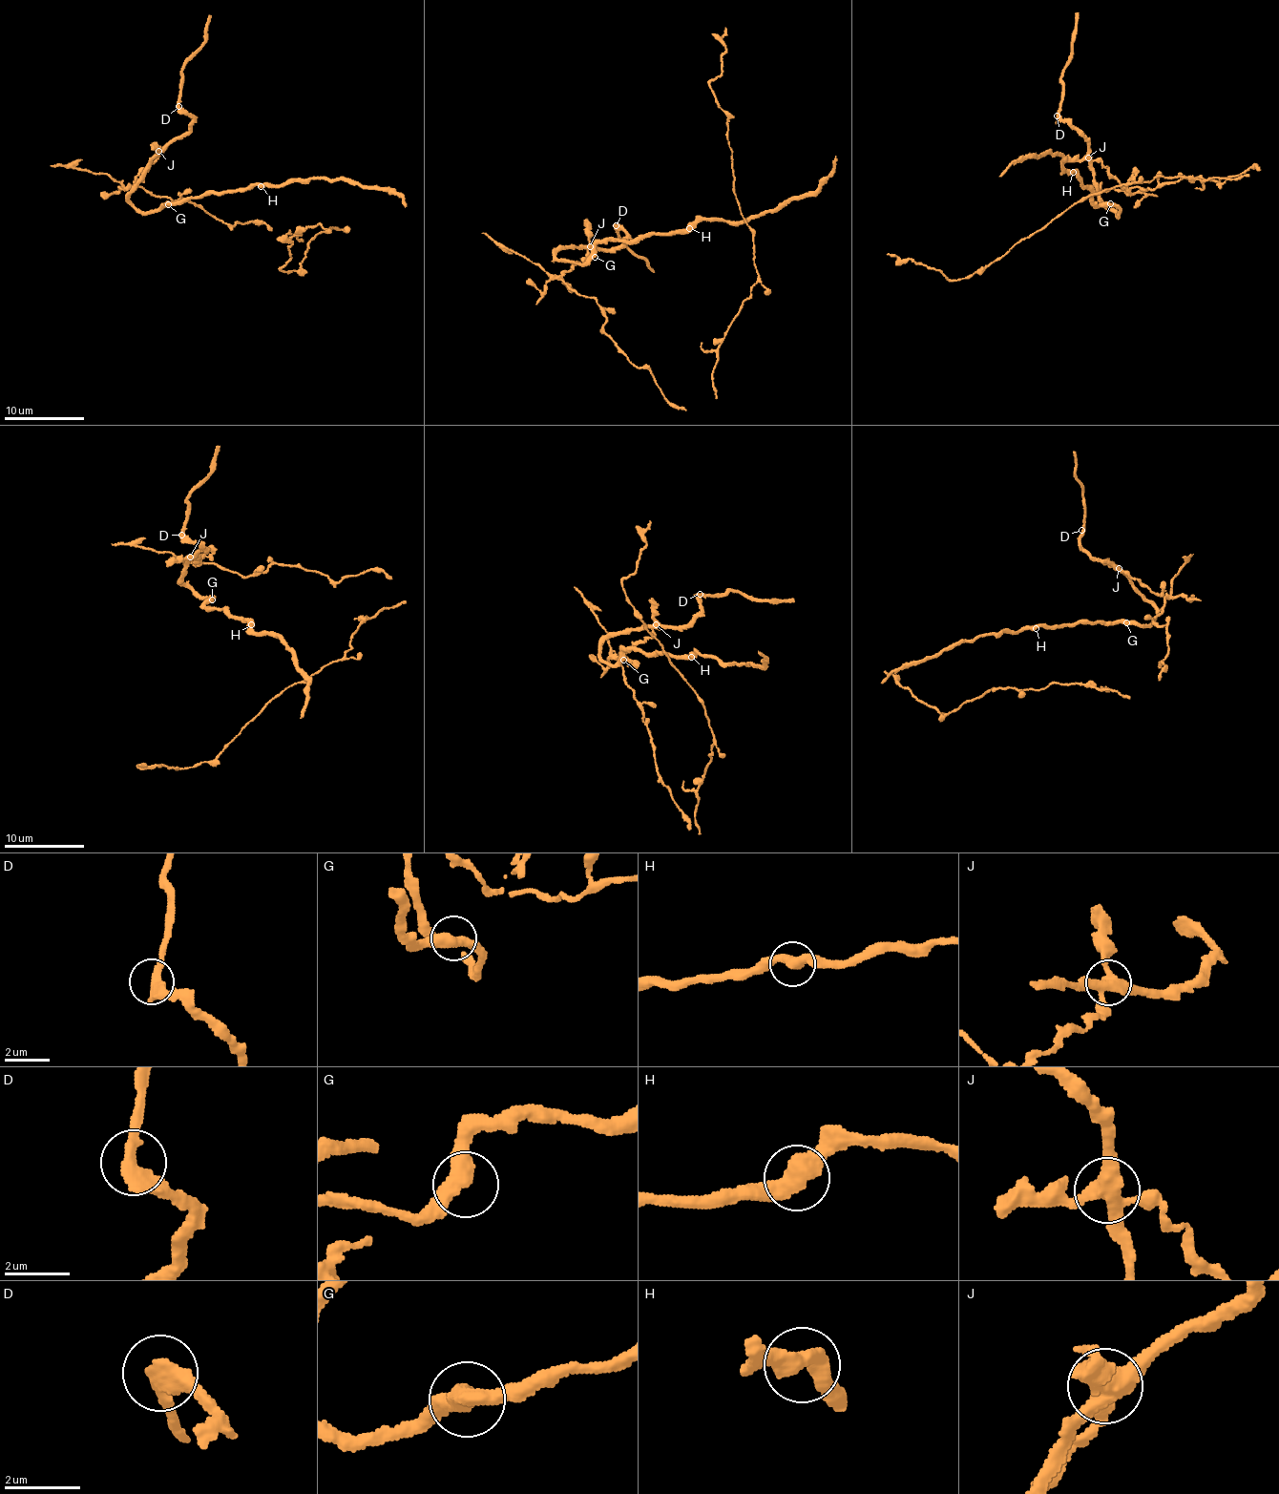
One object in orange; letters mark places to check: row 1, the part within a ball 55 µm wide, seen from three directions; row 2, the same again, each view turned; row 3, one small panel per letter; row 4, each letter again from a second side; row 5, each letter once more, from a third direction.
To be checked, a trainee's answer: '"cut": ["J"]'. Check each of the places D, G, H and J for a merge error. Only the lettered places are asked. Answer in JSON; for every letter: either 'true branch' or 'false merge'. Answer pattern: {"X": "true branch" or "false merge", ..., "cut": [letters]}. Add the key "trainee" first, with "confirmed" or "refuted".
{"trainee": "confirmed", "D": "true branch", "G": "true branch", "H": "true branch", "J": "false merge", "cut": ["J"]}

